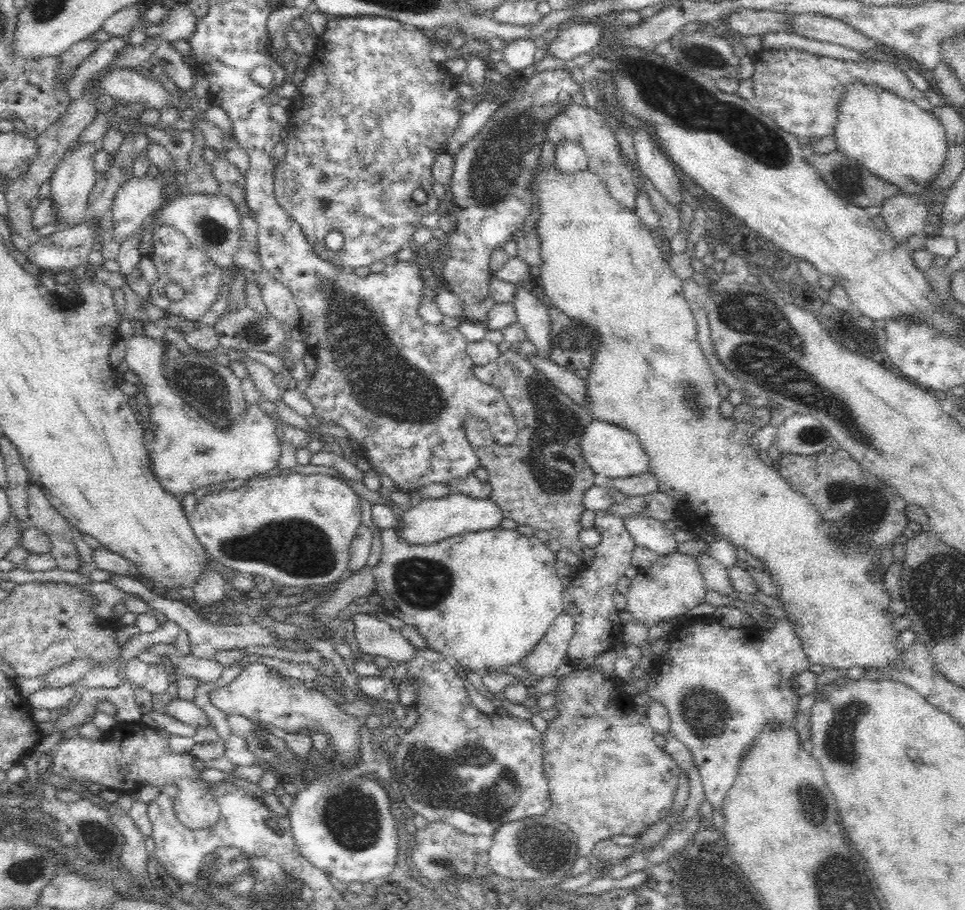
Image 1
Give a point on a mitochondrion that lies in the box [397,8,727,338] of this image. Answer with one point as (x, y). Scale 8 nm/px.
(494, 175)

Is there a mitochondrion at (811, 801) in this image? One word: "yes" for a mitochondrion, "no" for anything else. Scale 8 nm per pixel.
yes

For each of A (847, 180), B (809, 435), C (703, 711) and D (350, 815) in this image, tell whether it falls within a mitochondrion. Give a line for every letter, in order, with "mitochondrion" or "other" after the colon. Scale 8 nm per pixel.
A: mitochondrion
B: mitochondrion
C: mitochondrion
D: mitochondrion

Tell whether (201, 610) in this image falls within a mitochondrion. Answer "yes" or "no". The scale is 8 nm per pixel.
no

